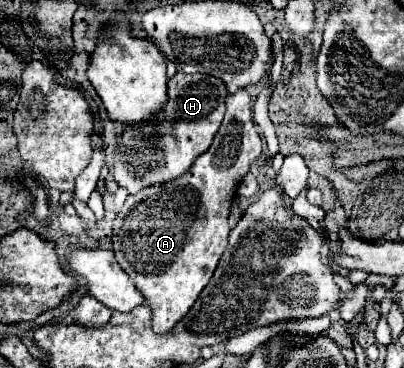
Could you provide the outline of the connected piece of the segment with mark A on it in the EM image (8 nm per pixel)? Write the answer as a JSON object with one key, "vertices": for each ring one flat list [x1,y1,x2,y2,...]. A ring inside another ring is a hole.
{"vertices":[[238,90,230,94,226,108,224,122,210,150,200,154,186,174,146,186,128,196,114,218,112,244,116,260,152,306,156,334,172,330,212,278,228,246,228,214,236,188,262,152,262,140,252,122,252,100,248,92]]}

